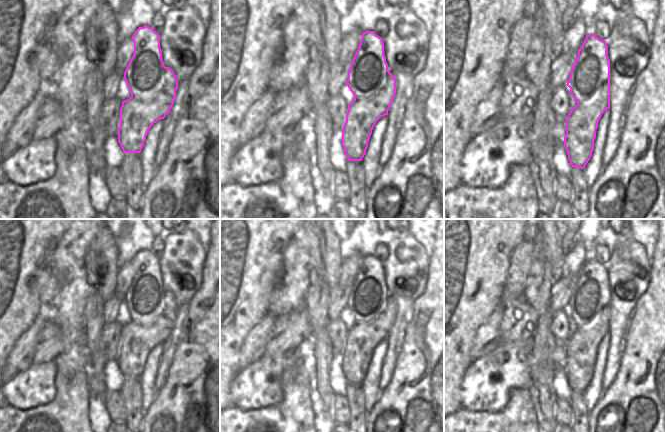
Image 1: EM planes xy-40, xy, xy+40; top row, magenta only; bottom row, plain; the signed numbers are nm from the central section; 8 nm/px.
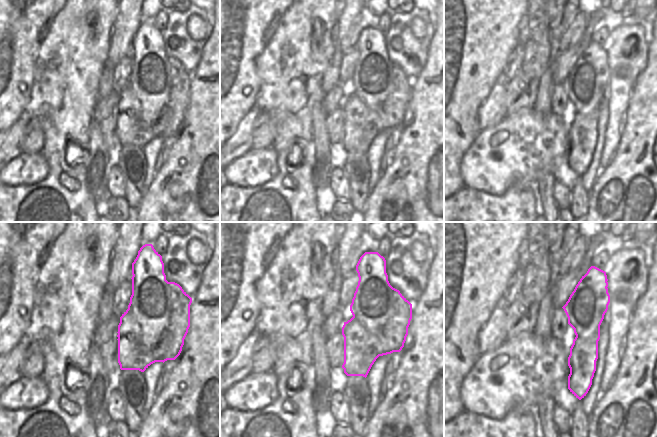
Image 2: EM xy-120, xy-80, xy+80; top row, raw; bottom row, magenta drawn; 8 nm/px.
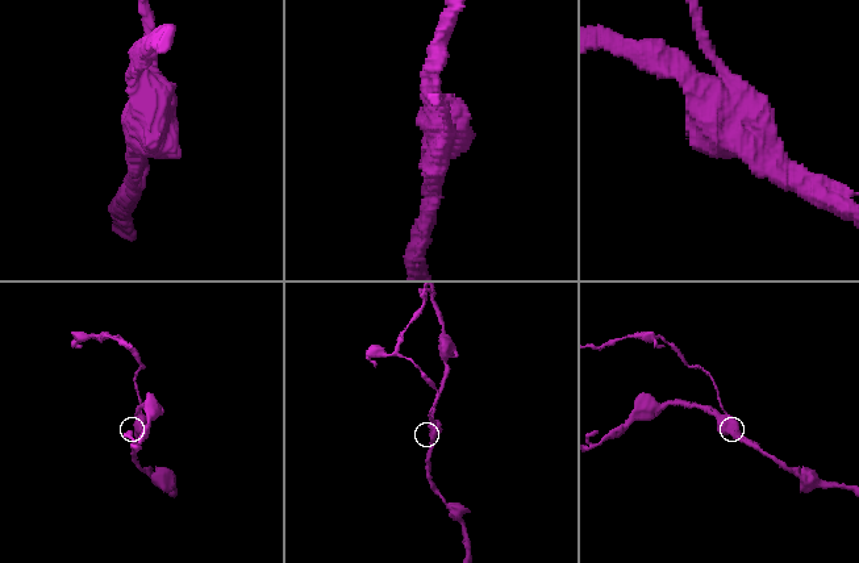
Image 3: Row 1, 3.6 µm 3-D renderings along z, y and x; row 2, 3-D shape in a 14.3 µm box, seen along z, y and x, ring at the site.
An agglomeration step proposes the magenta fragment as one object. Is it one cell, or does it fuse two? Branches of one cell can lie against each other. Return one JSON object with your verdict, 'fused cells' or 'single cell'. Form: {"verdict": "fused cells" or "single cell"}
{"verdict": "fused cells"}

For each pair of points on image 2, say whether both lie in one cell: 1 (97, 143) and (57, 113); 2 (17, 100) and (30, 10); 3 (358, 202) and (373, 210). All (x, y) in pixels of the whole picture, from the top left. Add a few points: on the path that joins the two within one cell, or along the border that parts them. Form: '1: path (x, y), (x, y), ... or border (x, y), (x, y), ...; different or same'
1: border (93, 119), (90, 125), (89, 161); different
2: path (17, 78), (17, 32); same
3: border (370, 190), (366, 206), (362, 211); different

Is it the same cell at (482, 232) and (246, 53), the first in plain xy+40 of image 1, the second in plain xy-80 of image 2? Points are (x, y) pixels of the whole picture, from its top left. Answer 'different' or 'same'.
same

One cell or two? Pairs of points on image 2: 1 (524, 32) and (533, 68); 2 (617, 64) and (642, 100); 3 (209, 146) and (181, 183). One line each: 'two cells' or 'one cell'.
1: two cells
2: two cells
3: one cell

